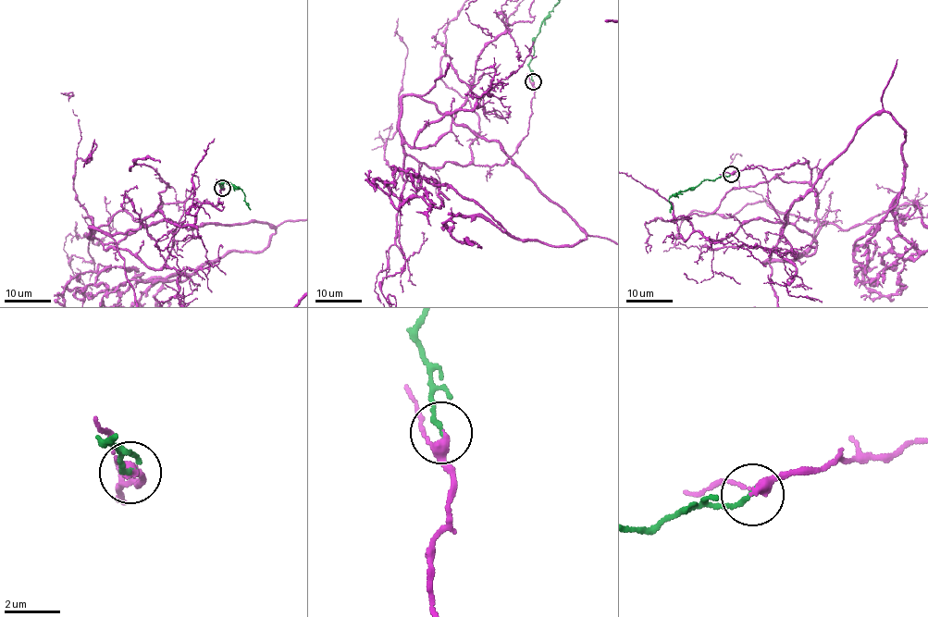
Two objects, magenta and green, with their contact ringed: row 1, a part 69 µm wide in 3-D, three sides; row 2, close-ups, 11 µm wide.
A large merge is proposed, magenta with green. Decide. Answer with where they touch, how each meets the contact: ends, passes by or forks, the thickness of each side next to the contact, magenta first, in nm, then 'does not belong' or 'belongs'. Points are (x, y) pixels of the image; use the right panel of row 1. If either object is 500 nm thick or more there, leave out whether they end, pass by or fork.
at (731, 174); magenta passes by; green ends there; 280 nm thick on the magenta side, 170 nm on the other; belongs

